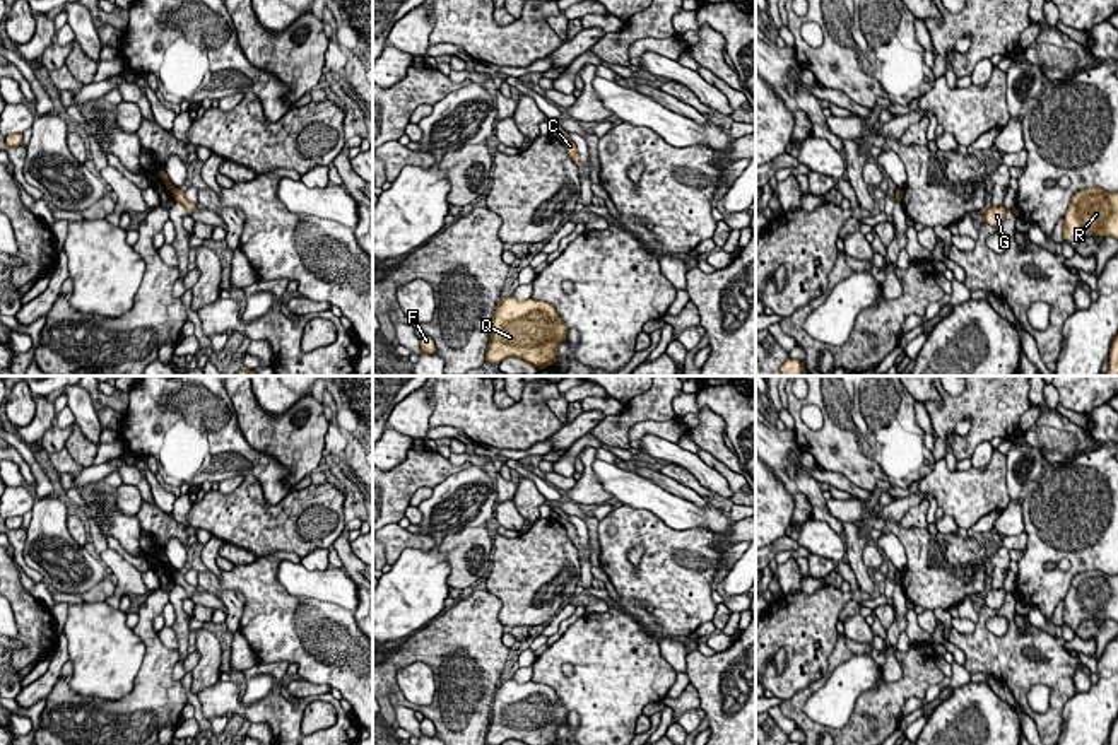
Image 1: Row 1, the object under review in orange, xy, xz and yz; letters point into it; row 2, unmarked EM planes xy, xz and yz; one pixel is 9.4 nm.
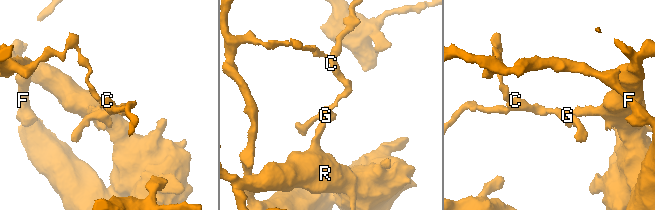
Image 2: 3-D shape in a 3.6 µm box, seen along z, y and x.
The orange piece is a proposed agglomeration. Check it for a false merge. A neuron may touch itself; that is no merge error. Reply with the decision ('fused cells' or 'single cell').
fused cells

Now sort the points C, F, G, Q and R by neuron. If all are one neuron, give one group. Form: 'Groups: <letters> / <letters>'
Groups: C G Q R / F

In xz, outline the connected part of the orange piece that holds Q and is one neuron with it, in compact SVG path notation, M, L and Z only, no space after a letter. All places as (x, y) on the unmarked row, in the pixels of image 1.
M504 680L492 699L485 743L518 740L527 745L556 745L556 731L566 721L566 707L552 687Z

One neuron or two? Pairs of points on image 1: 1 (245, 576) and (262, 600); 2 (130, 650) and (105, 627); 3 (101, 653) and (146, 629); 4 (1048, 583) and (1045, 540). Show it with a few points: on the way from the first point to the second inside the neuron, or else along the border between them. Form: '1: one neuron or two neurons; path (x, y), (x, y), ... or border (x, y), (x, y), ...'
1: one neuron; path (250, 581), (262, 595)
2: one neuron; path (123, 646), (111, 634)
3: two neurons; border (132, 629), (144, 645), (144, 660), (135, 675)
4: one neuron; path (1040, 573), (1040, 551)

